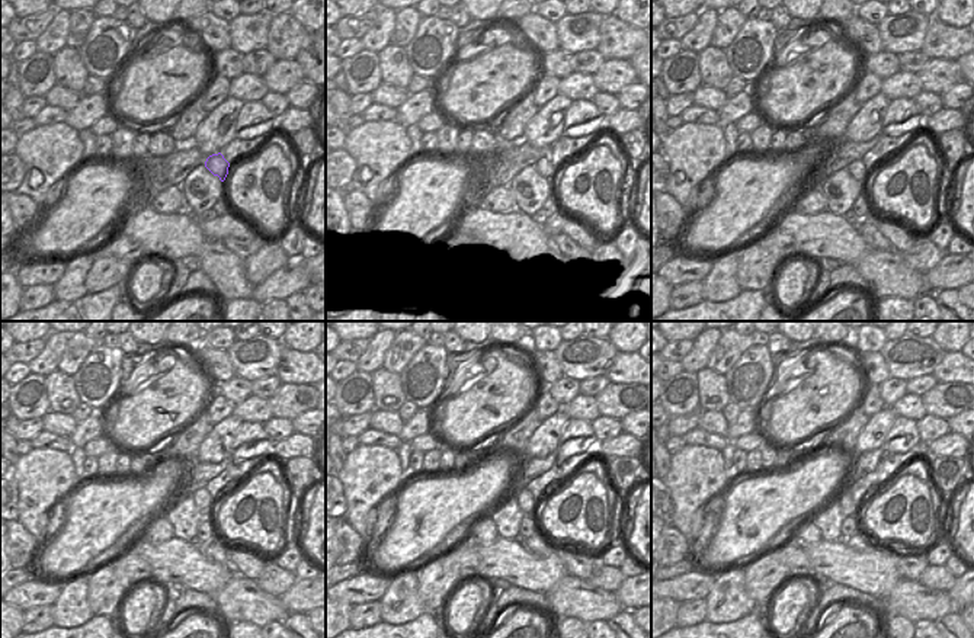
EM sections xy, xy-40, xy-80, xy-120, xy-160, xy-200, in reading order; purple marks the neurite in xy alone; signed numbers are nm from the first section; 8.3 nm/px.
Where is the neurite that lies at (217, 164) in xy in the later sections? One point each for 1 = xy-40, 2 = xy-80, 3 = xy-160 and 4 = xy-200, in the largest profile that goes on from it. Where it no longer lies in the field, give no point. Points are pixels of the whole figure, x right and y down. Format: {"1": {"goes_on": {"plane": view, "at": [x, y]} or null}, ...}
{"1": {"goes_on": {"plane": "xy-40", "at": [544, 166]}}, "2": {"goes_on": {"plane": "xy-80", "at": [856, 169]}}, "3": {"goes_on": {"plane": "xy-160", "at": [525, 500]}}, "4": {"goes_on": {"plane": "xy-200", "at": [845, 499]}}}

